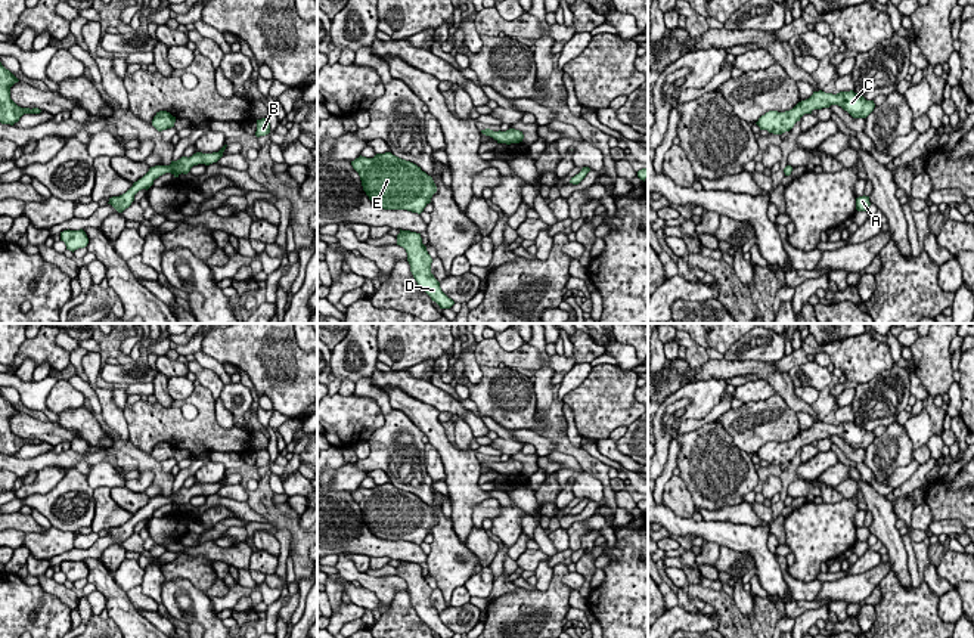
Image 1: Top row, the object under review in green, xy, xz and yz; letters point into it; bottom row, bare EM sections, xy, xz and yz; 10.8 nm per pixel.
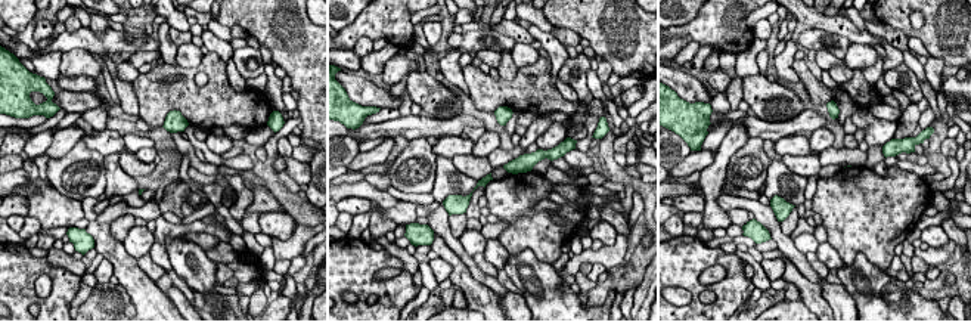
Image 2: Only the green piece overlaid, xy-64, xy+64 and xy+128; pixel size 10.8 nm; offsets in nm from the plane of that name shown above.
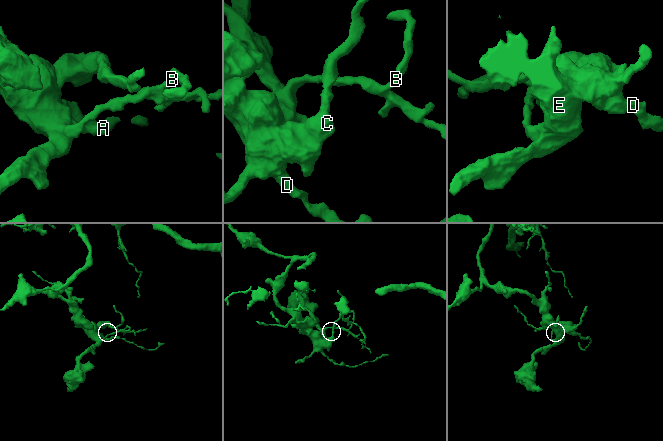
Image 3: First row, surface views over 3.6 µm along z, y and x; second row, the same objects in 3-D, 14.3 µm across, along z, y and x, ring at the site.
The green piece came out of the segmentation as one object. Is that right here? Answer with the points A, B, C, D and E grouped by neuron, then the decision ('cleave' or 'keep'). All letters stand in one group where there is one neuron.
groups A B C D E; keep

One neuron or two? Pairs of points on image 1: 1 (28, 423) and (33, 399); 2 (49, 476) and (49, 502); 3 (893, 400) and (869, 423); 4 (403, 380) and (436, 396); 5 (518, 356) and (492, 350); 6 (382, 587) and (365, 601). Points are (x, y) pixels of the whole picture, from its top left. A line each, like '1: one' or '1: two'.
1: two
2: two
3: one
4: one
5: one
6: two

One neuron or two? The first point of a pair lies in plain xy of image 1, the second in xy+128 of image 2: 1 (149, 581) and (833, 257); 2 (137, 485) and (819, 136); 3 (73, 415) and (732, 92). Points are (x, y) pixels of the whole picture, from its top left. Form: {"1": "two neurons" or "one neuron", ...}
{"1": "one neuron", "2": "one neuron", "3": "two neurons"}

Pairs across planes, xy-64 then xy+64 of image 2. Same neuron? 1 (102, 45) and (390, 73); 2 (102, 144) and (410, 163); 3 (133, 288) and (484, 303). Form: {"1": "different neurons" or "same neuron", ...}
{"1": "different neurons", "2": "different neurons", "3": "same neuron"}

